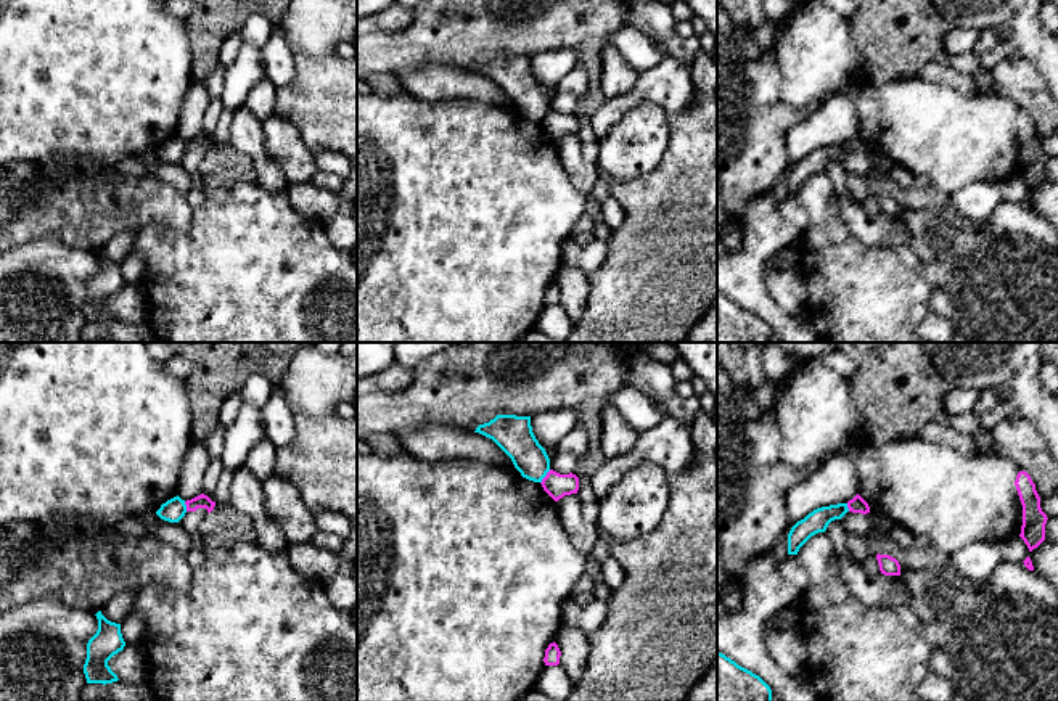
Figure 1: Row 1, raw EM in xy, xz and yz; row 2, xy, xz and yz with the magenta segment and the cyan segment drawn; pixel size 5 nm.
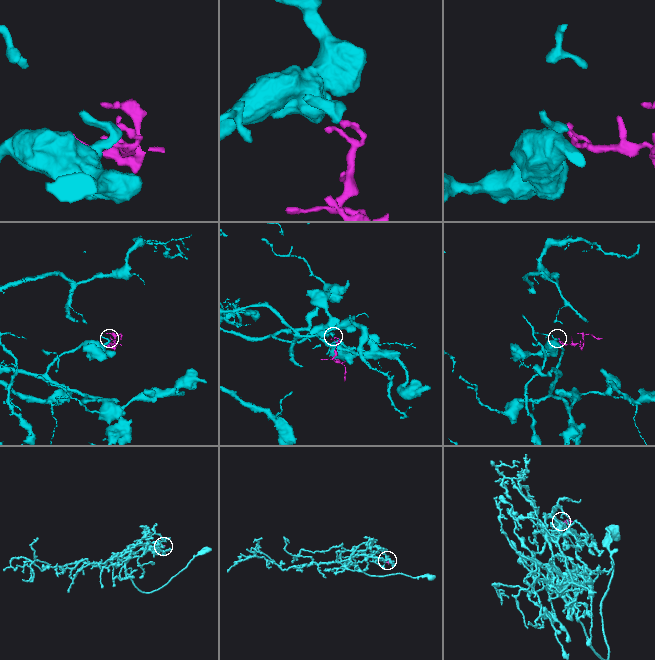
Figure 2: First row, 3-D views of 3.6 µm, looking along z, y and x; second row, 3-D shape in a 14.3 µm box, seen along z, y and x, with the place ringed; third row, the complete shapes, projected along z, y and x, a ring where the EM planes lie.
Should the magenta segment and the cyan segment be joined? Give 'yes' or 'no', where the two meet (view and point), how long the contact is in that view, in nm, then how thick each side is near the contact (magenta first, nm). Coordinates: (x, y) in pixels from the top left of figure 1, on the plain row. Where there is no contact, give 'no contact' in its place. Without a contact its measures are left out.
no; contact xz (545, 116); length 90 nm; calibres 120 and 180 nm

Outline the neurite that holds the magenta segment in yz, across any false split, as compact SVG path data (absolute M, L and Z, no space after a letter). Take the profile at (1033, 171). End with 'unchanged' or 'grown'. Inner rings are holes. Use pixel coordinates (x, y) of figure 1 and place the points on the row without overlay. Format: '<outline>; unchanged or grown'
M1026 111L1018 113L1015 125L1023 145L1019 177L1027 185L1029 191L1032 191L1045 180L1045 164L1048 158L1040 148L1040 137L1035 130L1035 124Z; unchanged

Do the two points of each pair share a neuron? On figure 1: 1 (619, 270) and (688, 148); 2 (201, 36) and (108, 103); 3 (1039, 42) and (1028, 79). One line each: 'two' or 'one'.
1: one
2: two
3: two

